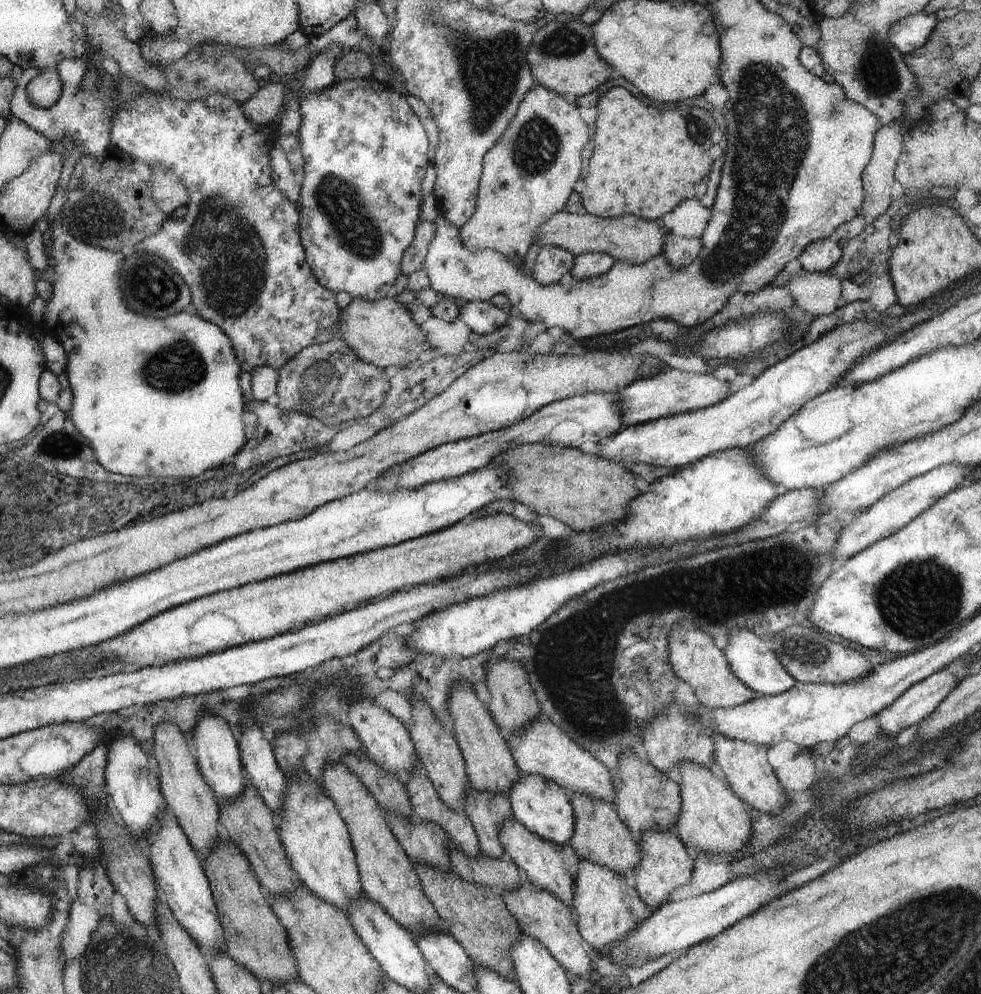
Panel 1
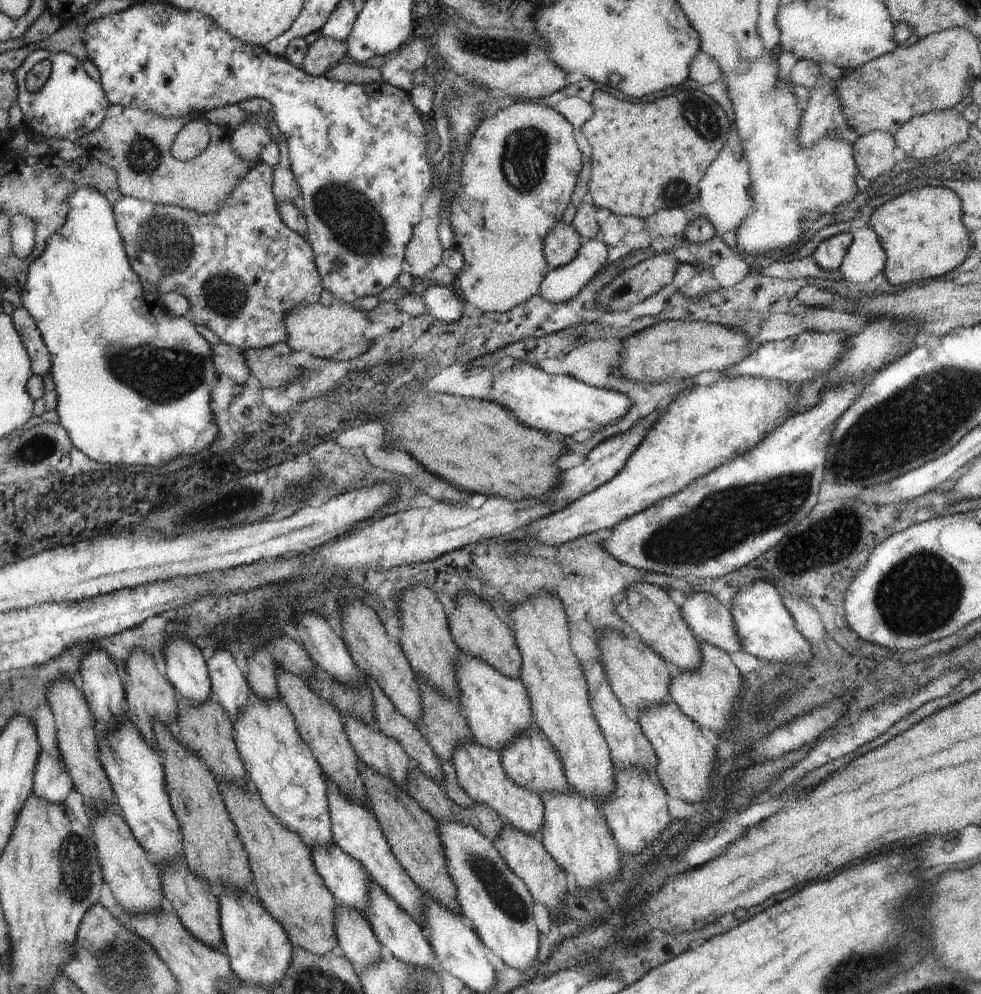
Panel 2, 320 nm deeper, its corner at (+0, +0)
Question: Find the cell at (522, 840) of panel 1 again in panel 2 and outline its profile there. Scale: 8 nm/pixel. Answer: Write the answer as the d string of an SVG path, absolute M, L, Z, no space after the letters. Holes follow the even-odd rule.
M464 741L453 750L451 759L459 785L474 802L489 806L501 816L504 823L535 836L541 842L542 835L539 832L544 818L543 802L538 793L519 787L504 772L498 751L478 742Z

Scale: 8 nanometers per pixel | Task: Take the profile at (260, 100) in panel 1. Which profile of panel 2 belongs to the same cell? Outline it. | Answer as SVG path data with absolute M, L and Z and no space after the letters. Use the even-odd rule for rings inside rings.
M250 121L242 123L233 131L231 147L235 156L258 163L261 160L262 151L271 142L270 132Z

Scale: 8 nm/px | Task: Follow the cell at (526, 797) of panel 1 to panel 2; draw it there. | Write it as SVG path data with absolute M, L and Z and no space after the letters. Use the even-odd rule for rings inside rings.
M537 725L526 729L508 741L500 752L504 772L519 787L524 787L540 794L541 792L566 792L569 787L563 762L554 745Z

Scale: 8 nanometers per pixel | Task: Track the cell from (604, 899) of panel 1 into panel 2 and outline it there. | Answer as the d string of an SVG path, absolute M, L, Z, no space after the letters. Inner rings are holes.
M570 784L566 792L541 792L539 797L544 807L544 818L541 831L539 832L542 835L541 843L544 845L544 848L565 872L570 872L574 876L577 886L592 890L593 886L596 886L598 882L602 882L601 889L604 890L608 881L614 880L619 876L619 870L621 870L621 850L616 846L615 838L609 831L607 822L599 806L592 799L587 799L579 792L576 792L570 787Z

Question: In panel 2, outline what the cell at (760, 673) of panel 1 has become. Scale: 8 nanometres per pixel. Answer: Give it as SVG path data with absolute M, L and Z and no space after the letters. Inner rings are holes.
M692 591L685 597L680 614L694 636L728 654L743 650L728 606L706 591Z

